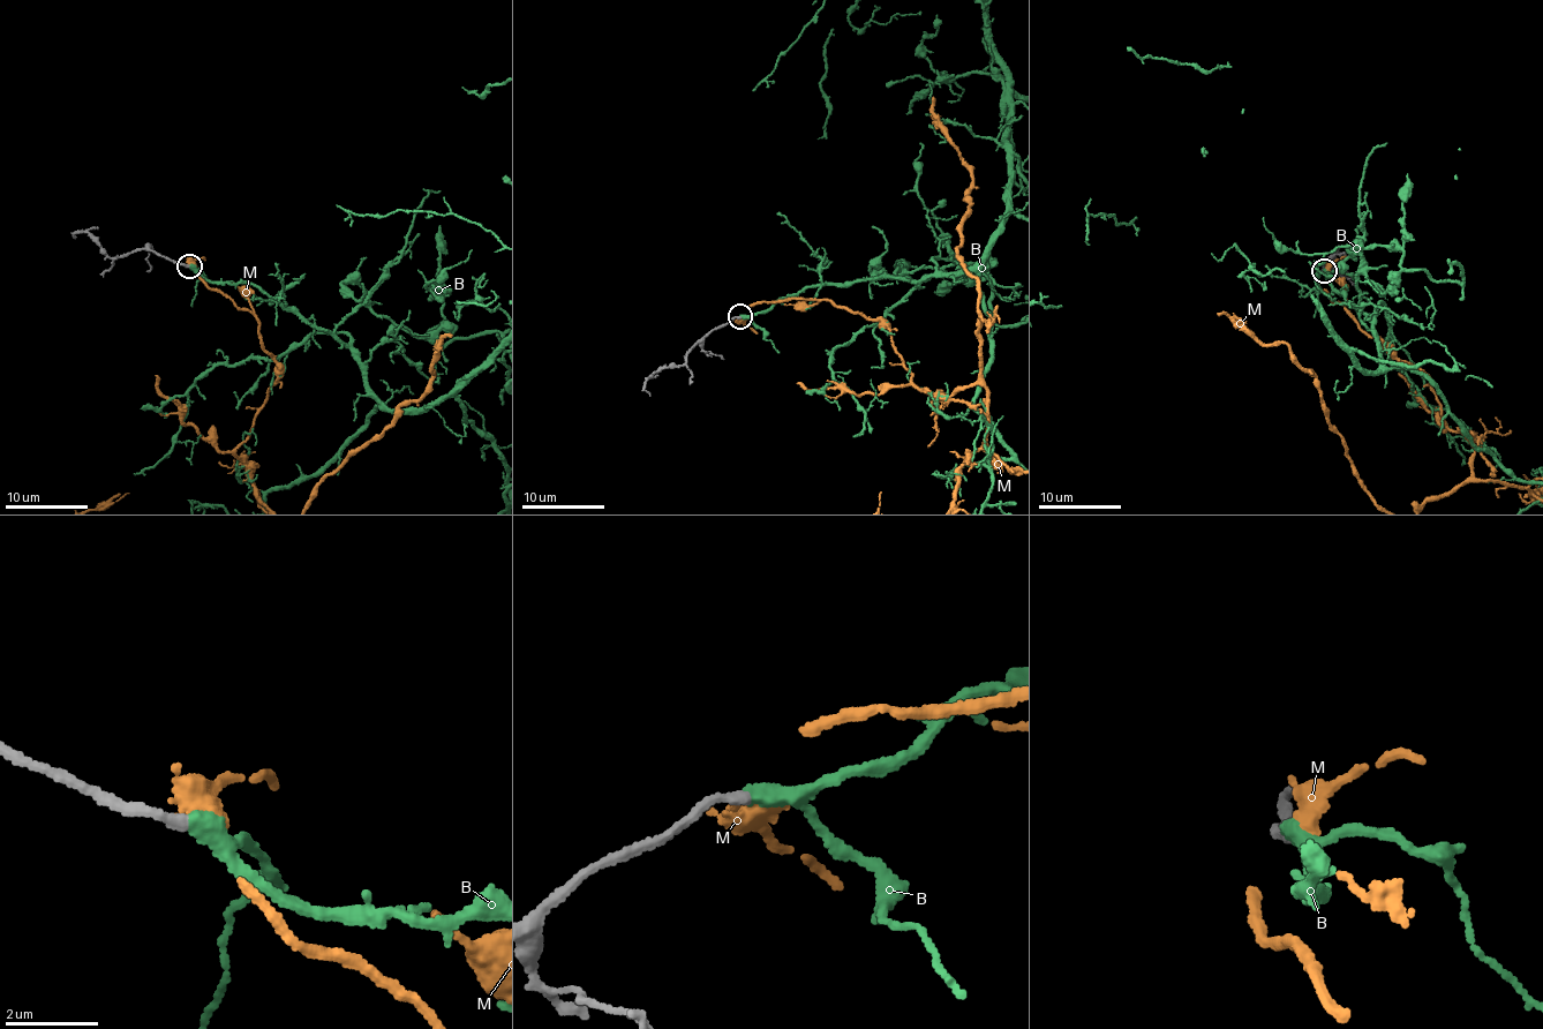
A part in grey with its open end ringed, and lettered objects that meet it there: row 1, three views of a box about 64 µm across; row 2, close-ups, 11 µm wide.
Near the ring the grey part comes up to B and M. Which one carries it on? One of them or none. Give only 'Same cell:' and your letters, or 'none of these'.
Same cell: B

